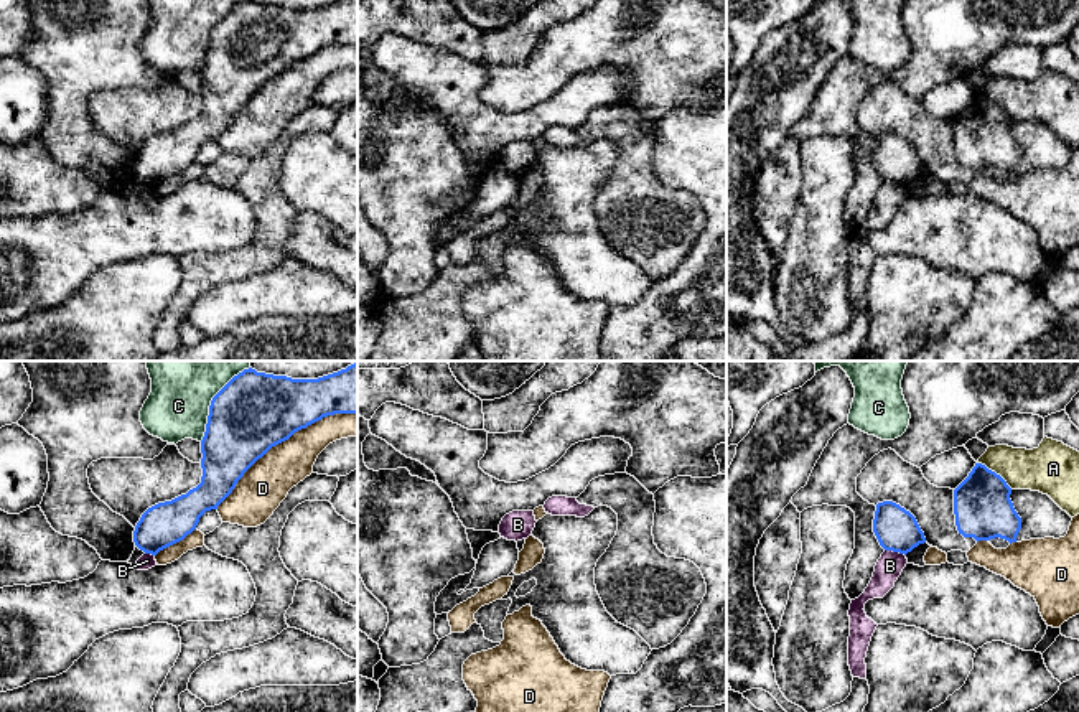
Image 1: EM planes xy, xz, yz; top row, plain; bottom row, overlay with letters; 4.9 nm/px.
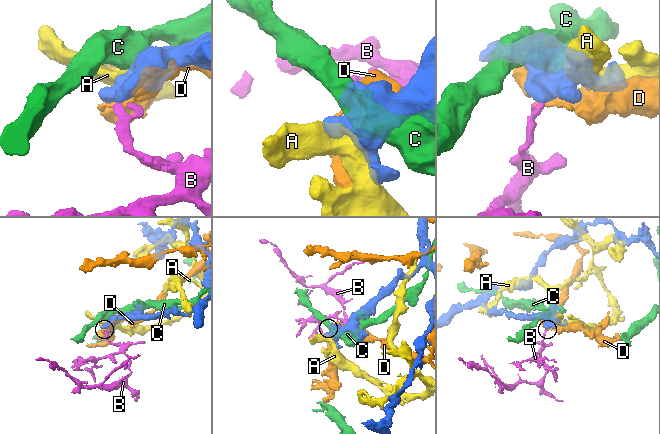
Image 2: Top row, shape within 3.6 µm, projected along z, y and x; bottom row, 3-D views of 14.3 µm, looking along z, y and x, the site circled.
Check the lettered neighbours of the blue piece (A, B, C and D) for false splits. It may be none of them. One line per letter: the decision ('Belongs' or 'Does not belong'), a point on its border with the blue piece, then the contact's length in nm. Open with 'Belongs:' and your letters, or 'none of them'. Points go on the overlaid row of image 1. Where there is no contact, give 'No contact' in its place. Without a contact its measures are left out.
Belongs: none of them
A: Does not belong. Touches blue at yz (994, 472). Shared border 220 nm
B: Does not belong. Touches blue at yz (895, 551). Shared border 110 nm
C: Does not belong. Touches blue at xy (211, 401). Shared border 440 nm
D: Does not belong. Touches blue at xy (282, 440). Shared border 850 nm

